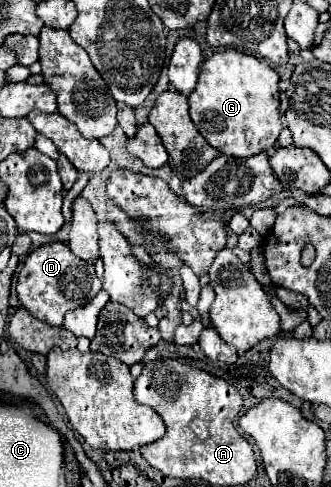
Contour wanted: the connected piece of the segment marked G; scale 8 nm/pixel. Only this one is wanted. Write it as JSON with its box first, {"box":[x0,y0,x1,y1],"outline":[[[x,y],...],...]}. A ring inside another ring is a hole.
{"box":[189,49,283,157],"outline":[[[235,49],[217,51],[201,63],[199,79],[189,99],[189,115],[197,131],[219,153],[231,157],[251,157],[275,147],[283,129],[279,113],[279,75],[257,57]]]}

